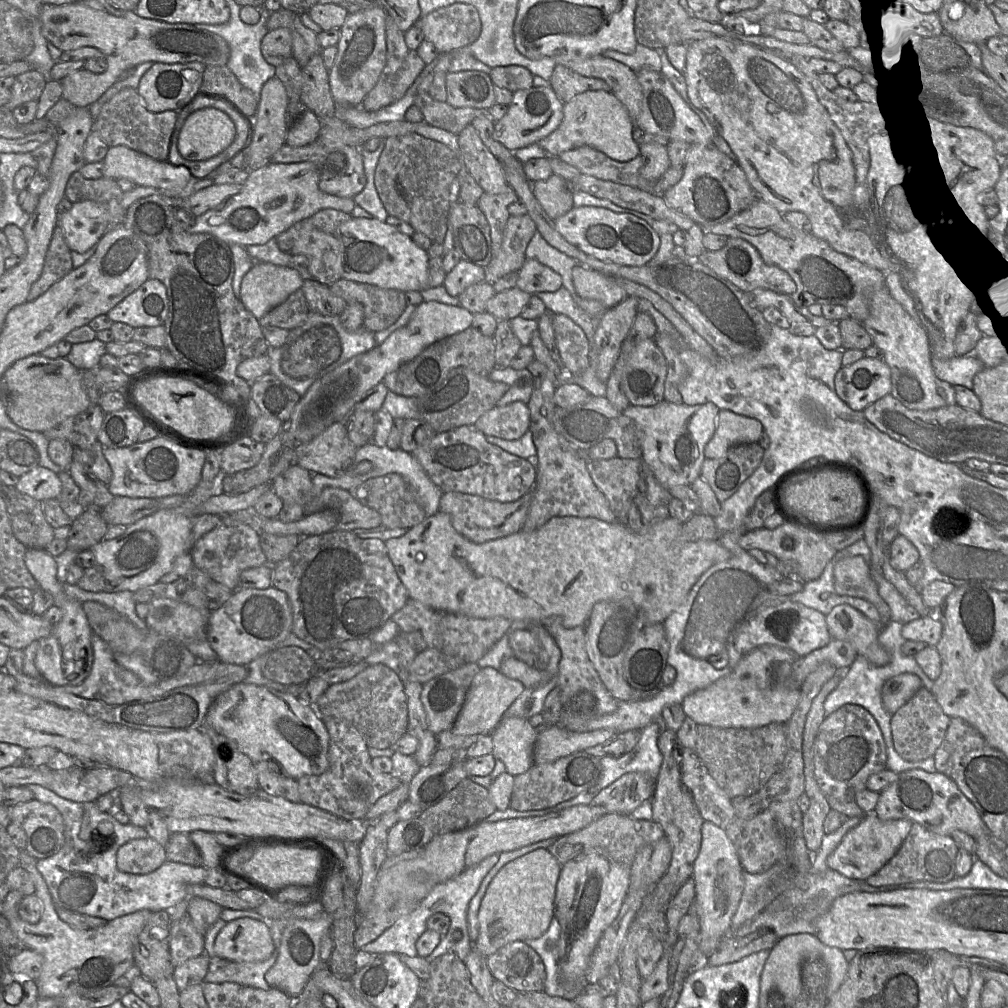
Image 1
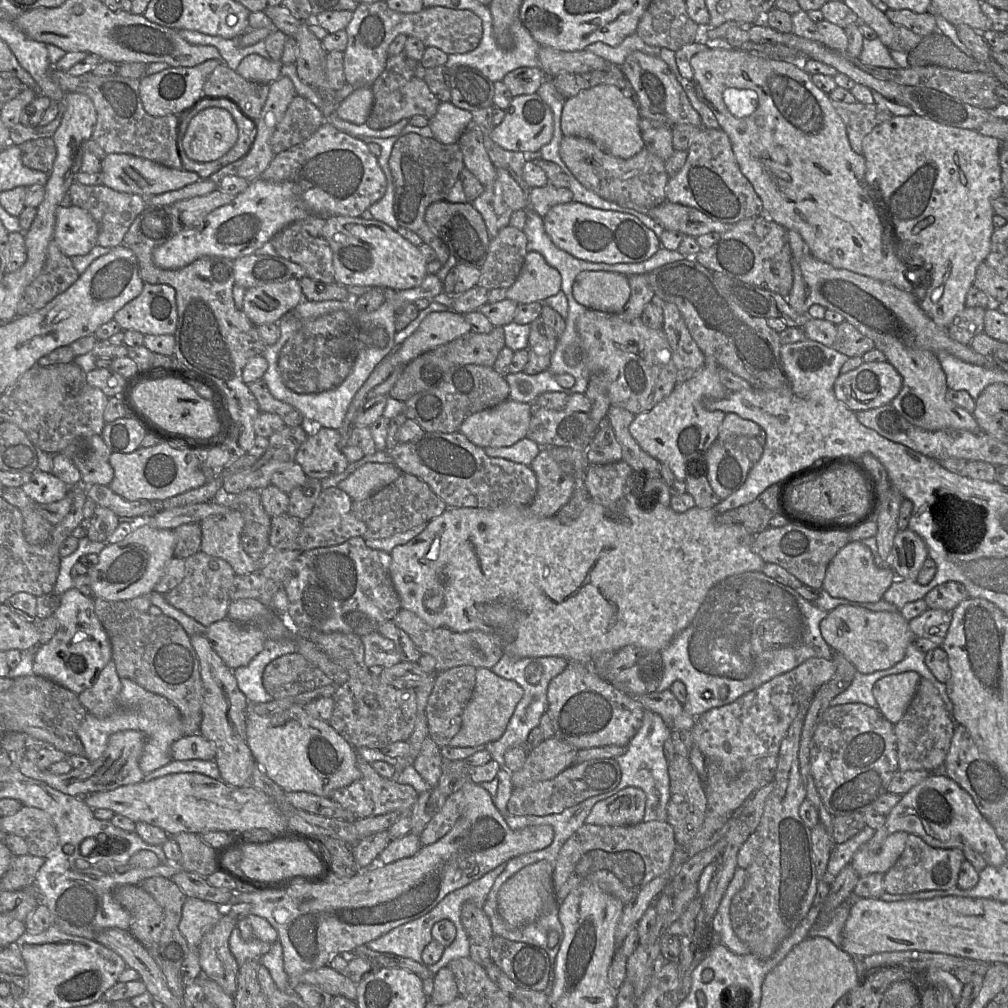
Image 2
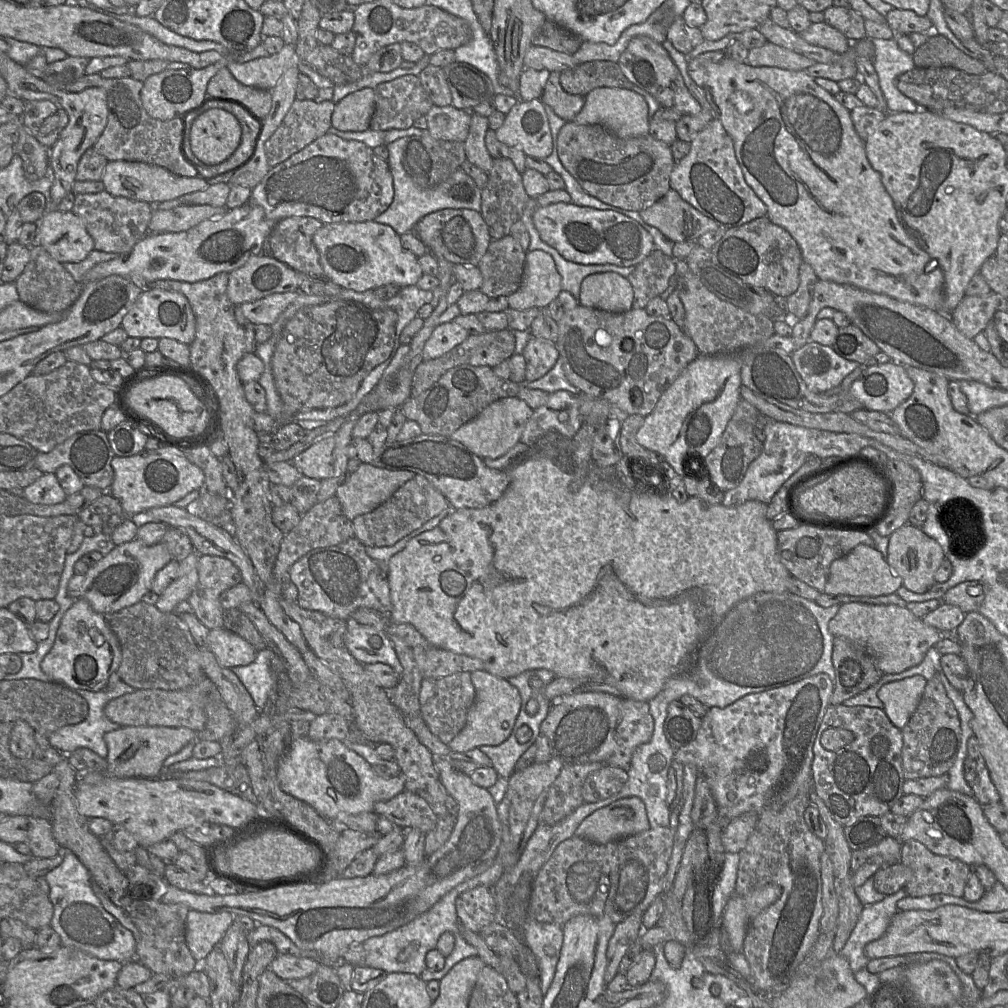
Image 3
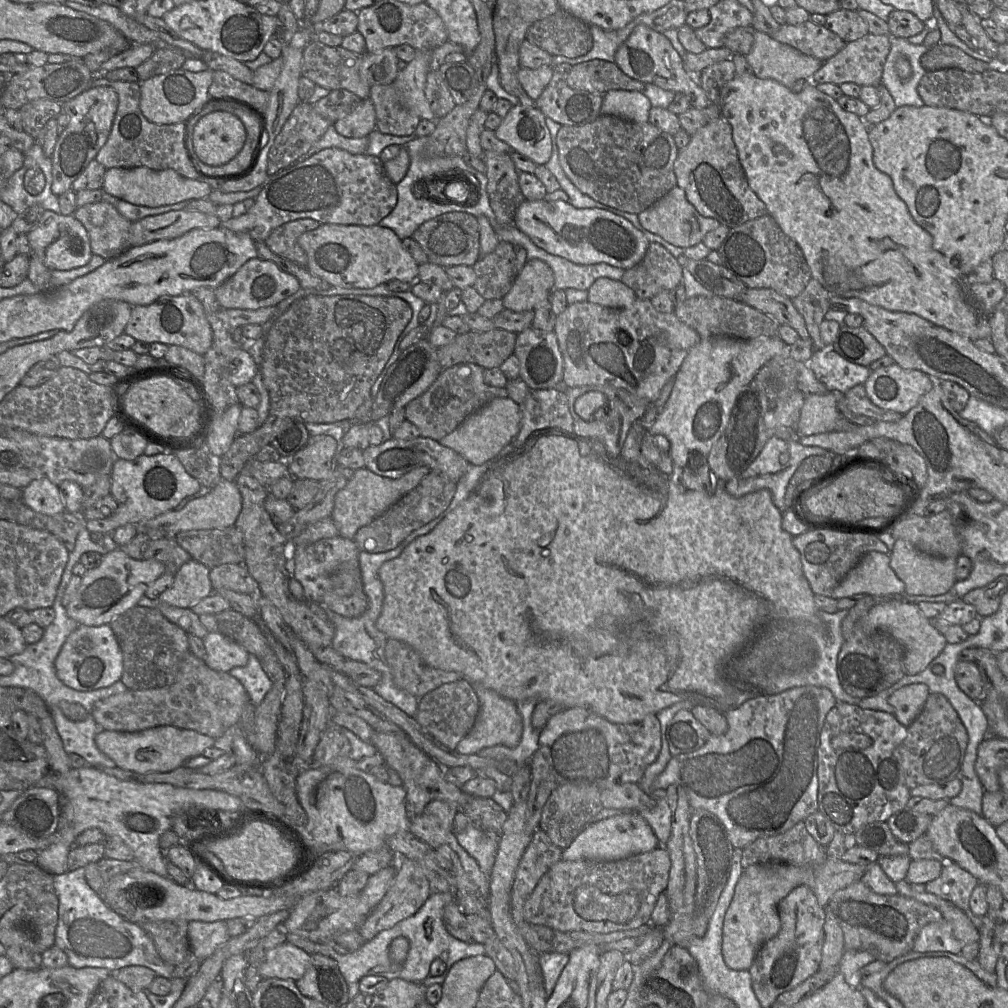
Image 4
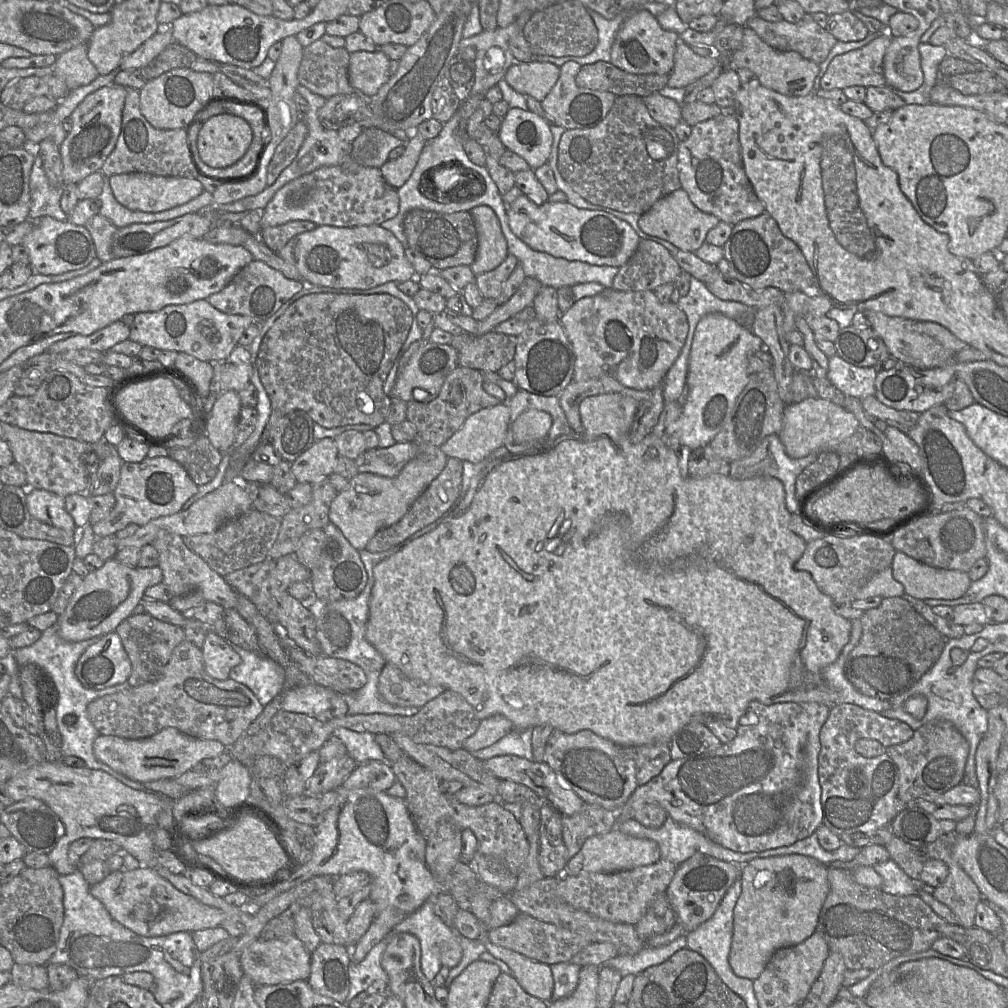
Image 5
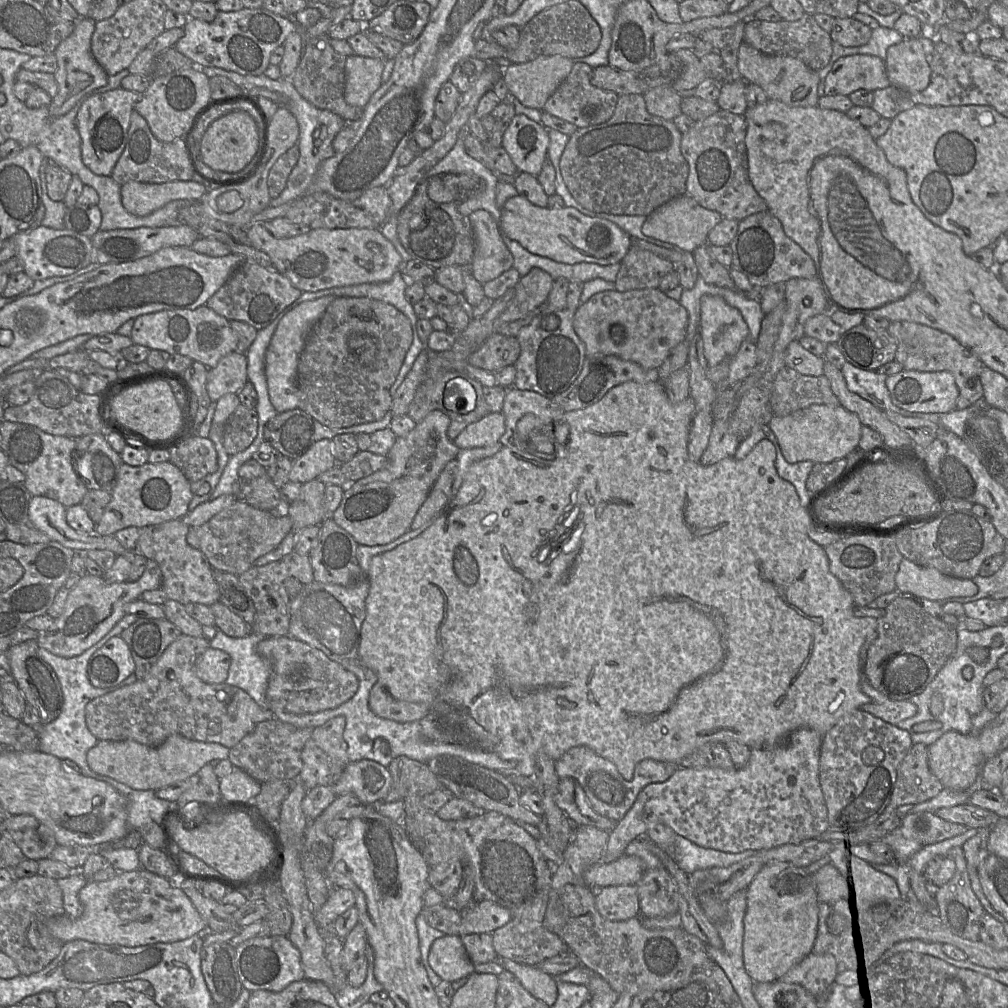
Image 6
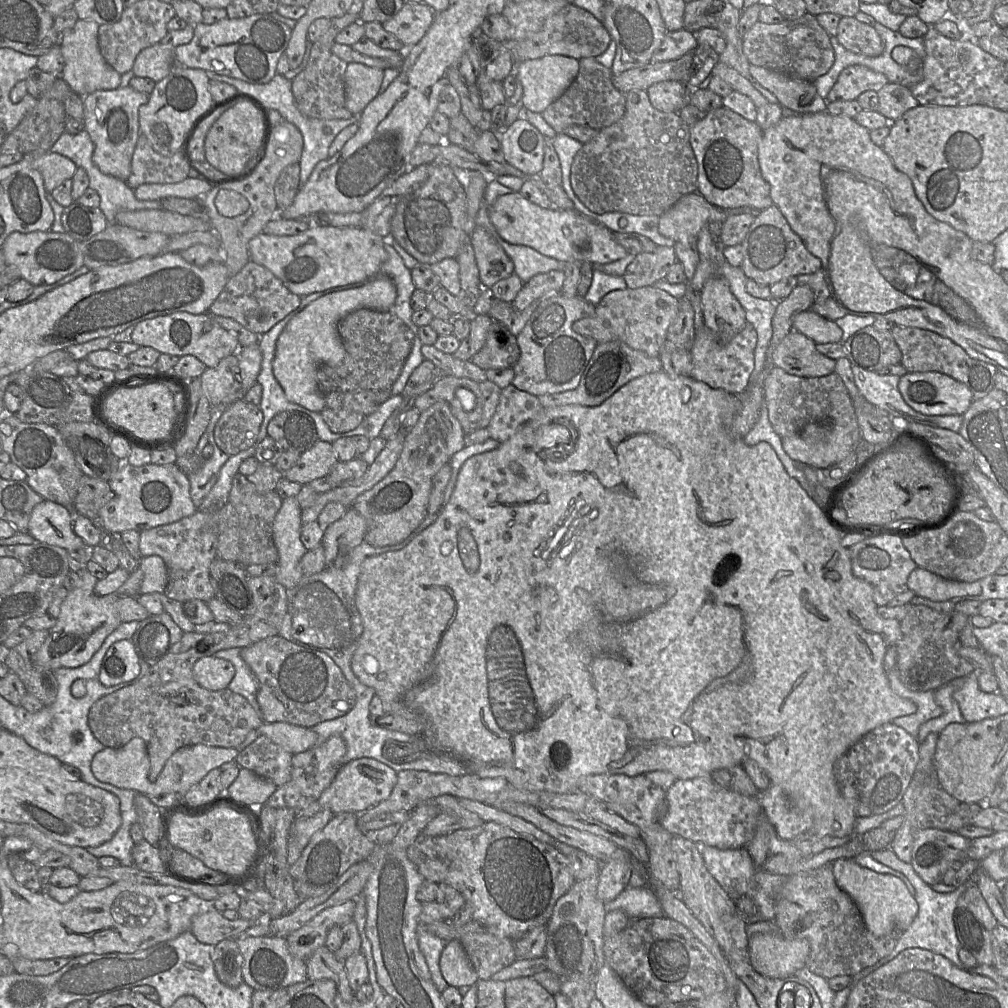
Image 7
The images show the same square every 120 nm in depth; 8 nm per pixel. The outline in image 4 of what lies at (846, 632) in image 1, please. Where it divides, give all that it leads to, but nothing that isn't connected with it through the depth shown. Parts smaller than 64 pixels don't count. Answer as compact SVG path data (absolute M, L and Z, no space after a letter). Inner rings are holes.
M890 600L873 606L862 618L862 628L865 631L881 631L890 634L904 648L903 665L906 675L922 672L944 649L947 641L935 629L917 606L918 603L906 600Z

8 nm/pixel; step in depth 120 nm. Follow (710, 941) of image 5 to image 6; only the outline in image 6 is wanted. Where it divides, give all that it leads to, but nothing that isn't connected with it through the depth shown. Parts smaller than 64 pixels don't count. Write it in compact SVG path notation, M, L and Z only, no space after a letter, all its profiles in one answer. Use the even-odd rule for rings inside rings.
M743 889L732 894L727 901L726 919L714 924L723 942L723 947L717 949L706 945L708 956L722 968L734 990L736 986L736 991L741 988L741 985L748 987L754 984L744 969L742 958L744 916L747 909L746 893L747 890Z

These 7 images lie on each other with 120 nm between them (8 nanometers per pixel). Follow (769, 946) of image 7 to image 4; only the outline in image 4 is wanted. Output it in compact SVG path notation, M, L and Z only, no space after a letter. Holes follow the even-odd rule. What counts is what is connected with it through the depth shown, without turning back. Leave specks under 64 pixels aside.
M826 859L817 867L795 866L780 862L754 864L745 869L734 888L733 898L725 913L722 930L722 955L732 970L748 970L761 946L780 930L778 903L798 886L808 886L820 906L826 907L833 894L864 876L867 866Z

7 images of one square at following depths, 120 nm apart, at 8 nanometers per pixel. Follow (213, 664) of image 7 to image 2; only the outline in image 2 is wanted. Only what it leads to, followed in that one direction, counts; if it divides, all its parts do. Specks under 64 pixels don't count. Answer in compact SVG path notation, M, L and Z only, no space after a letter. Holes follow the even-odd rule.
M229 617L208 626L206 637L225 665L232 670L248 665L263 650L267 640L257 625L237 622Z

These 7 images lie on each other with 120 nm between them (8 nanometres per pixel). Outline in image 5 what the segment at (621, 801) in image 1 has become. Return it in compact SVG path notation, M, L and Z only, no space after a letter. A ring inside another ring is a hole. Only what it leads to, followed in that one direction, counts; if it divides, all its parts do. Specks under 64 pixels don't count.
M618 828L588 838L579 852L568 860L565 874L579 875L584 872L612 873L647 866L660 860L658 844L650 839L636 838L622 833Z

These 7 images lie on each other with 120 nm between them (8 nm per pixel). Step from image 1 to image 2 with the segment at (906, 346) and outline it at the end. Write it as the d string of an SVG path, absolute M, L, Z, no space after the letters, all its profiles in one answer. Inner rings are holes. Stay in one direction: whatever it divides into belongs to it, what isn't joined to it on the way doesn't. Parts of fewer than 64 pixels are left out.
M876 344L876 348L885 354L887 361L902 376L902 388L891 403L910 423L928 431L942 429L980 431L973 414L955 404L947 396L946 374L937 355L929 350L913 349L902 345Z

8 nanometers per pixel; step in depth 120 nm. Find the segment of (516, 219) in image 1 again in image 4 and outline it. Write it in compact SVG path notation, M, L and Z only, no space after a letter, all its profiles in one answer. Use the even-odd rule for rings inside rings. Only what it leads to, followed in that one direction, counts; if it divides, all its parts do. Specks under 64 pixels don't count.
M500 241L495 250L472 267L476 274L474 288L485 299L503 299L516 279L516 253L514 246Z

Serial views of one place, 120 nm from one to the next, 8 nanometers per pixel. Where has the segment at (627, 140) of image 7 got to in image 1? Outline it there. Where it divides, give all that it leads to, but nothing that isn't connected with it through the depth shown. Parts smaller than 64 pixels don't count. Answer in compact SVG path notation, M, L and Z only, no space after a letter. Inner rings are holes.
M580 146L562 152L559 157L561 161L576 167L581 175L653 193L654 182L641 175L643 165L641 155L627 162L618 162L592 147Z

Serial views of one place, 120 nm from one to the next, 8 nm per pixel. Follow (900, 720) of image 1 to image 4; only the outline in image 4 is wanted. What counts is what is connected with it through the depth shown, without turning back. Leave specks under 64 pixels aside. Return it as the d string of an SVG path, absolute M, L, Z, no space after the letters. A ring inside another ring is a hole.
M930 693L921 713L908 727L906 738L894 749L907 787L911 790L921 785L945 784L957 778L968 741L967 730L947 698Z

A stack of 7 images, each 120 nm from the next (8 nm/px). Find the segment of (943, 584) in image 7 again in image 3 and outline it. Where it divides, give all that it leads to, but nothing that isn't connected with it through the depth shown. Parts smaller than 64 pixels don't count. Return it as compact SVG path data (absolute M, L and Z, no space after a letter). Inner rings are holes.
M907 523L889 536L887 563L902 578L903 586L912 592L924 593L936 583L934 575L944 559L942 547L920 527Z

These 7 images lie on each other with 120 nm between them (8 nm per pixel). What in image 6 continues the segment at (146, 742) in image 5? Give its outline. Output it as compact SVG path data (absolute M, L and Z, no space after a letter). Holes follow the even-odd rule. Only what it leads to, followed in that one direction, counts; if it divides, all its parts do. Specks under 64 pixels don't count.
M171 734L161 745L150 747L135 740L99 740L87 752L90 768L138 790L158 790L177 781L187 780L212 760L228 759L230 748L219 743L191 740Z

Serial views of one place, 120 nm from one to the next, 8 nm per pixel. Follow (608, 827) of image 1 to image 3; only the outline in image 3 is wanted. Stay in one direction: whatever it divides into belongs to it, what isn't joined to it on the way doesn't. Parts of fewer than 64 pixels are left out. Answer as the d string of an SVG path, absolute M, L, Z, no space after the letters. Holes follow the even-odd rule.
M670 827L650 828L606 844L573 835L557 846L534 878L528 905L529 915L538 922L562 926L579 915L608 918L617 924L631 915L643 914L656 897L663 895L673 839L674 833Z

